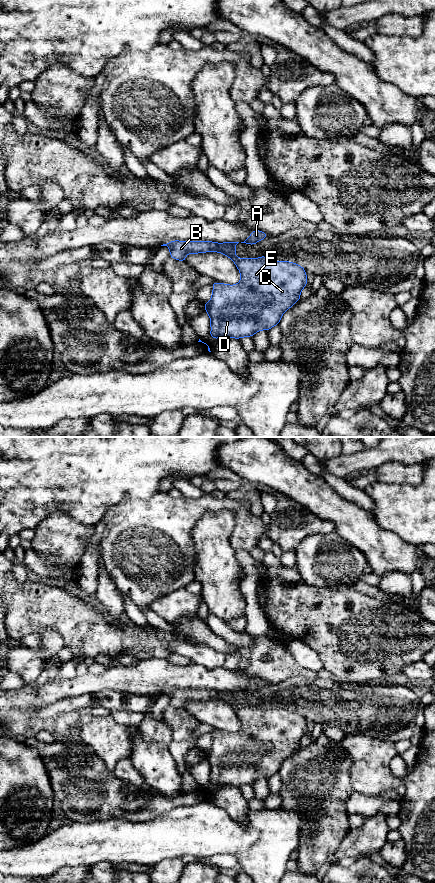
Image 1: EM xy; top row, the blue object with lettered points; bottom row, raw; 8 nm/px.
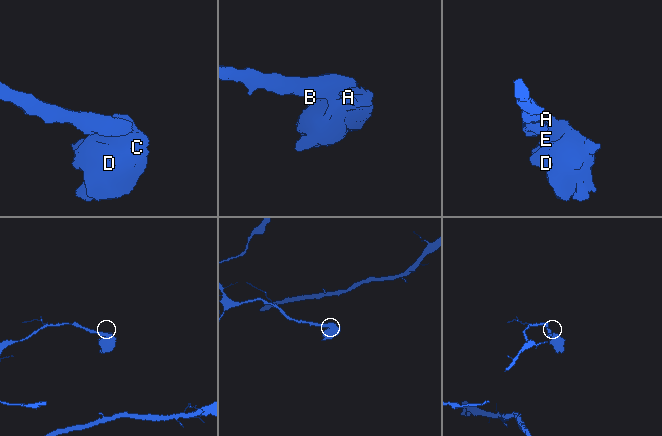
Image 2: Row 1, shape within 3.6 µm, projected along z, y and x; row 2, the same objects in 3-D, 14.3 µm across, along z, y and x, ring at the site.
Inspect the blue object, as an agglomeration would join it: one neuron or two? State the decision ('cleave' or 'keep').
cleave

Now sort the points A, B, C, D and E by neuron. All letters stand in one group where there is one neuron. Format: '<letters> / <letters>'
A C D E / B

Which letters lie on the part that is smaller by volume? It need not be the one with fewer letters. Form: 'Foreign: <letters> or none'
Foreign: A, C, D, E

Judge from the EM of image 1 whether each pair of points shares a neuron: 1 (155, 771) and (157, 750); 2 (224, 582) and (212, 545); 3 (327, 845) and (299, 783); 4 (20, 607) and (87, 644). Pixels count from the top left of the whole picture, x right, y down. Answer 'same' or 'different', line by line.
1: same
2: same
3: same
4: same

